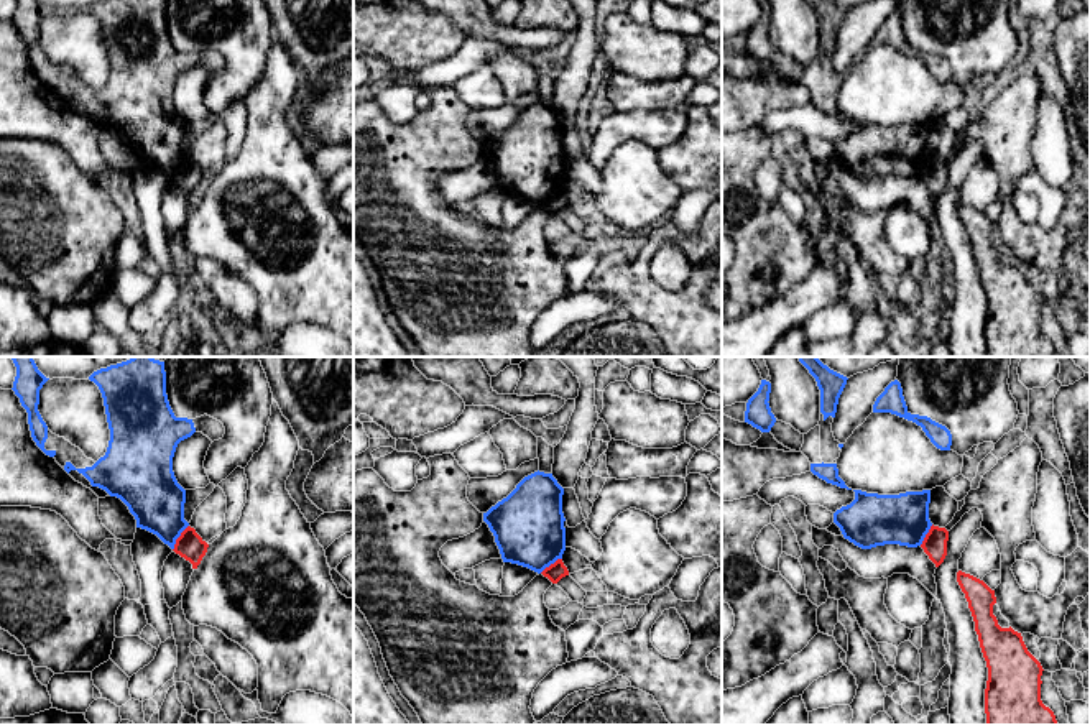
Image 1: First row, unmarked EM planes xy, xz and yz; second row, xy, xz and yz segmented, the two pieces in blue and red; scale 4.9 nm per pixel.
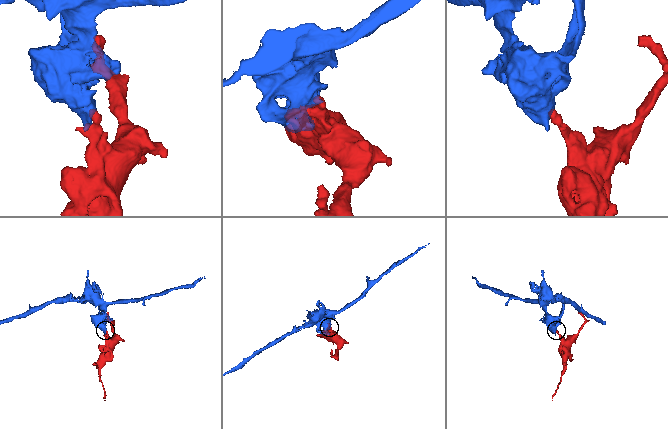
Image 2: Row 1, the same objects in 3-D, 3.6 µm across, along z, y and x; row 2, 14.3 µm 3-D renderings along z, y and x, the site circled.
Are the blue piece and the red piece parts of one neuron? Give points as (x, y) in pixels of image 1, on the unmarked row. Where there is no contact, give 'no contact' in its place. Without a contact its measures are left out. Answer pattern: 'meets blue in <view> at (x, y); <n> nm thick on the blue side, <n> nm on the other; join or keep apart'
meets blue in xy at (178, 168); 280 nm thick on the blue side, 140 nm on the other; keep apart

